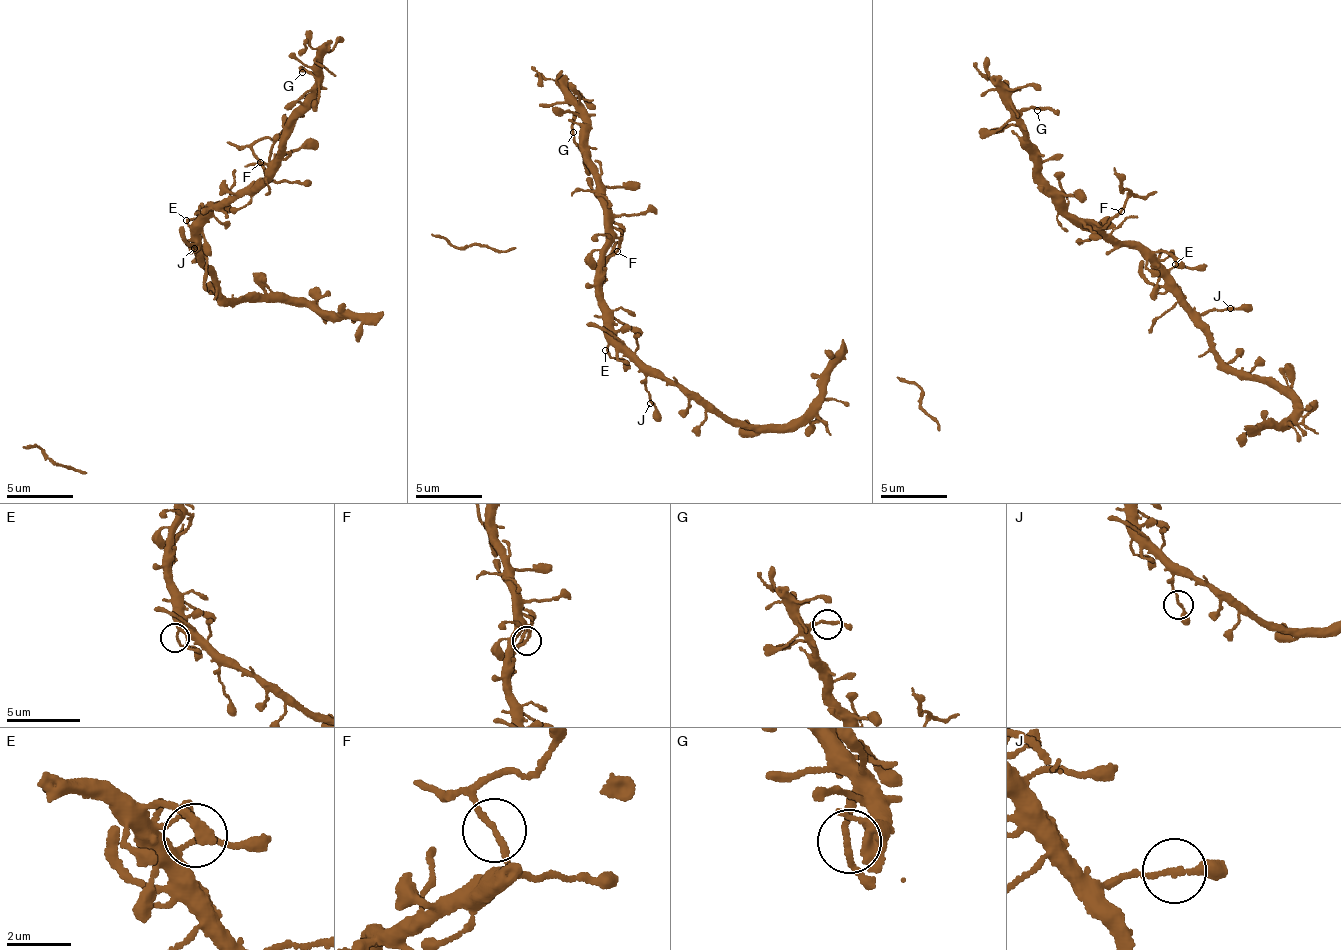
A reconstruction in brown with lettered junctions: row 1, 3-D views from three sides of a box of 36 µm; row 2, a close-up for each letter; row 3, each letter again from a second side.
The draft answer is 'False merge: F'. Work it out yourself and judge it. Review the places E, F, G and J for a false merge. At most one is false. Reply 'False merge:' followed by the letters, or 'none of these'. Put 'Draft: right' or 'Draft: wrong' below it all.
False merge: F
Draft: right

